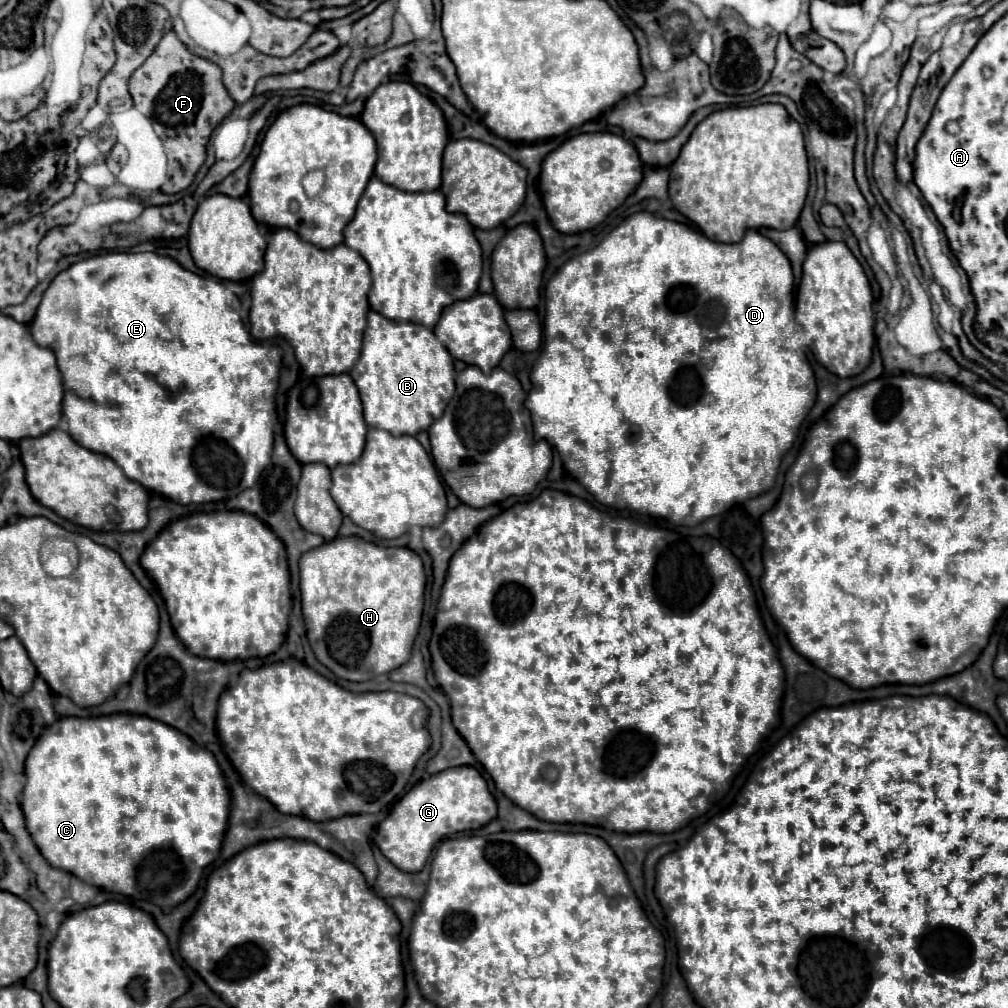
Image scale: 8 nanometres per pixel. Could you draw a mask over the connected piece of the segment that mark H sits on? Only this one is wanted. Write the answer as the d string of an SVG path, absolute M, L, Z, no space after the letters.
M335 538L319 548L305 552L299 560L301 610L307 640L315 658L335 676L351 682L365 682L389 674L411 656L423 614L425 572L421 558L409 548L379 548L359 538Z

